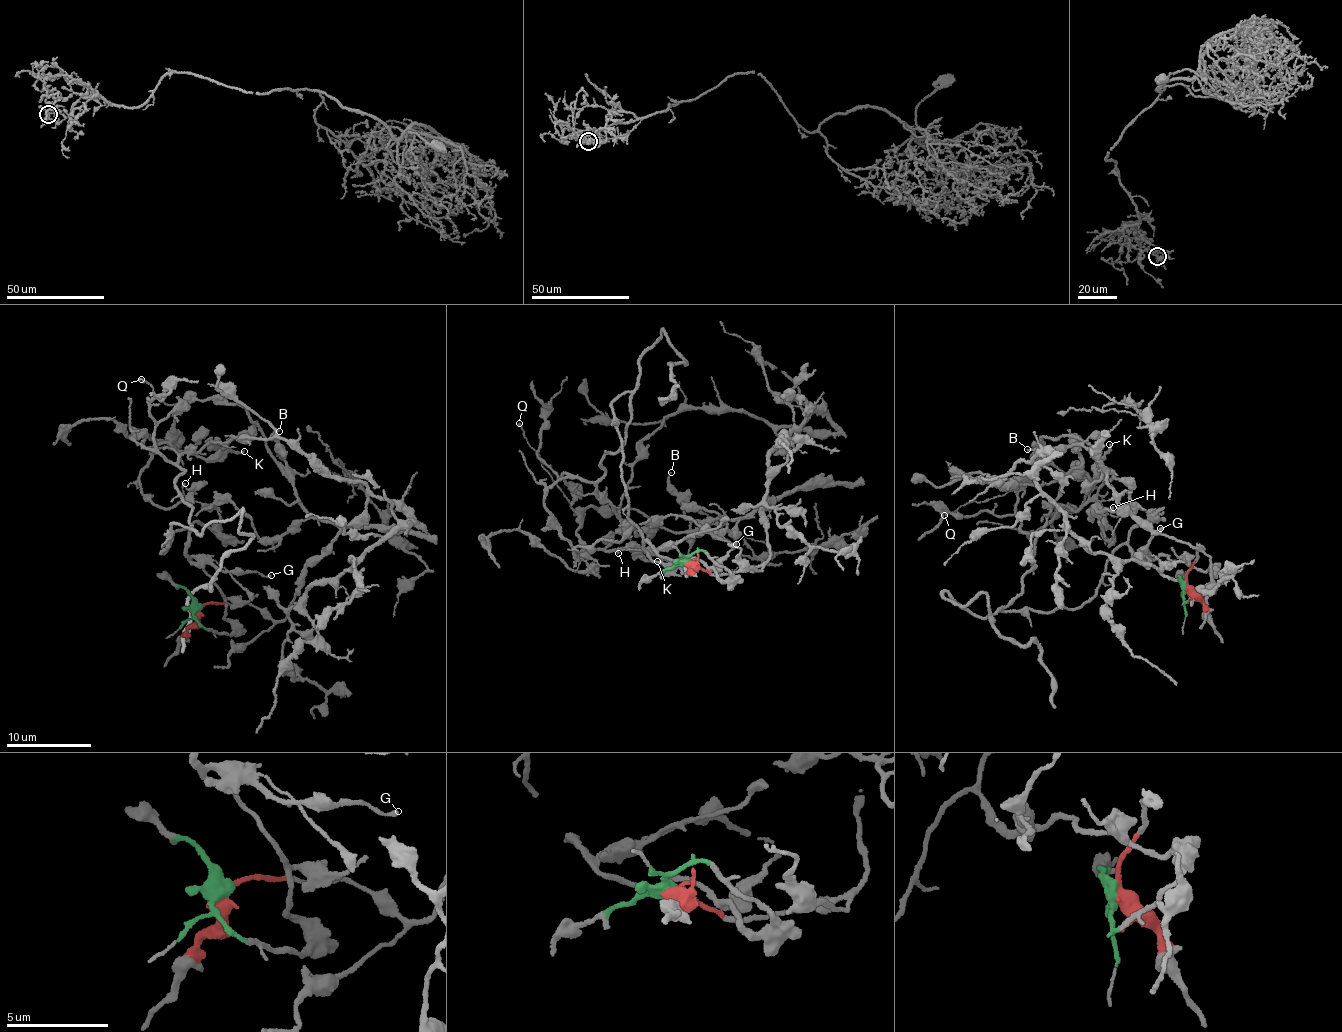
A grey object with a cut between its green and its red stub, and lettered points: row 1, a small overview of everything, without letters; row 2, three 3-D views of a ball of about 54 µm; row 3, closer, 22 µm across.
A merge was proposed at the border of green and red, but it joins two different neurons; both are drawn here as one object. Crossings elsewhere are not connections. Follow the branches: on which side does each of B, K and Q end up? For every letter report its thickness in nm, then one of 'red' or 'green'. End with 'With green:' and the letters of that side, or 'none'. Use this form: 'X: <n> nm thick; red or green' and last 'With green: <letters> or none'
B: 140 nm thick; red
K: 190 nm thick; green
Q: 150 nm thick; red
With green: K

